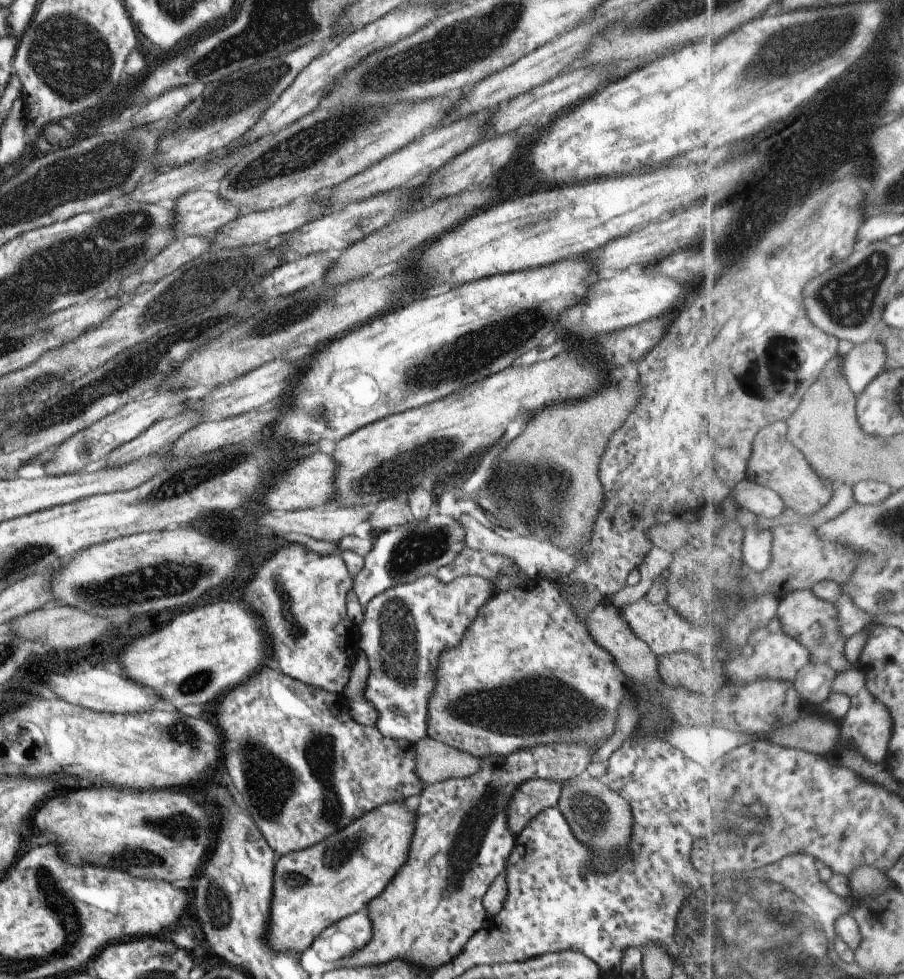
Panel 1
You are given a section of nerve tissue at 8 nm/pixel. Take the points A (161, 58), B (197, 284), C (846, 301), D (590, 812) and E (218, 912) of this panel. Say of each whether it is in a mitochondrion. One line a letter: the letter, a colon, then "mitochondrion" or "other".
A: other
B: mitochondrion
C: mitochondrion
D: mitochondrion
E: mitochondrion

